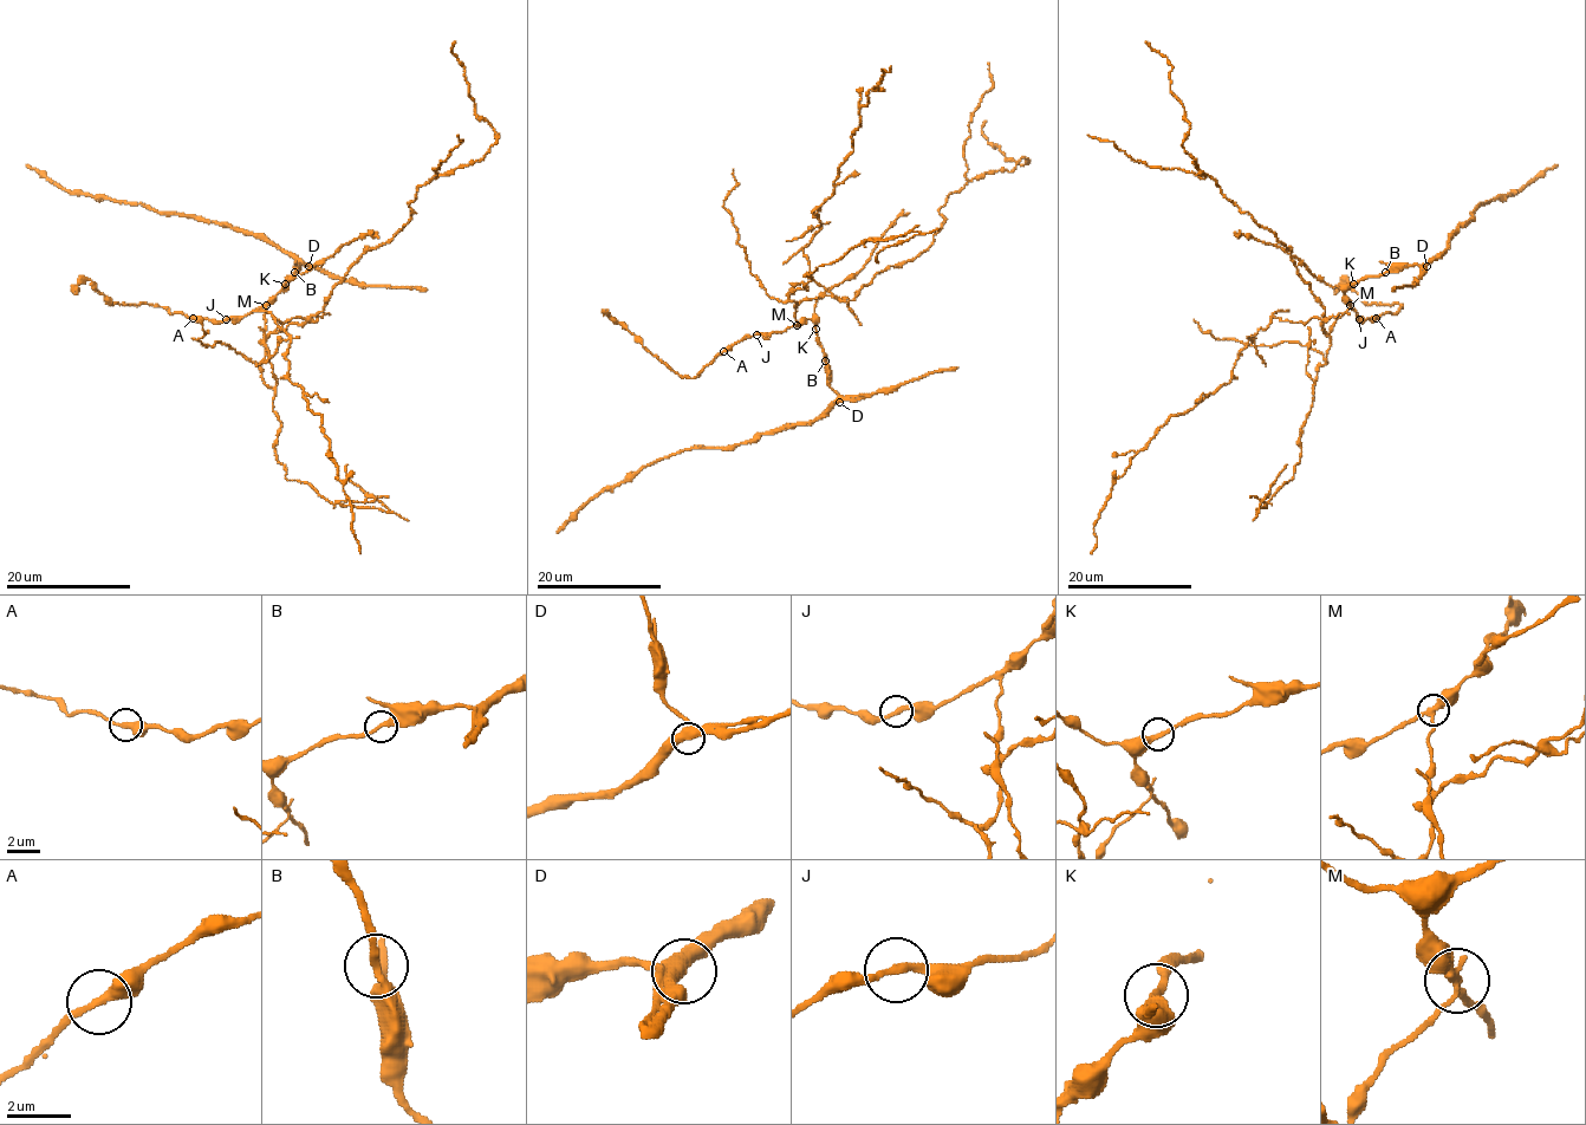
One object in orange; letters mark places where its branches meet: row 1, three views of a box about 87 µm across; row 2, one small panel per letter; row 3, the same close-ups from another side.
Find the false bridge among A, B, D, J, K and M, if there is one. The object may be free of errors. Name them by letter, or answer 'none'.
M

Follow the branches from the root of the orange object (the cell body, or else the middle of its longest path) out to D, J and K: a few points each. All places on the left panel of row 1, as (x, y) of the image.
D: (273, 332), (265, 333), (266, 305), (299, 266), (309, 266)
J: (273, 332), (265, 333), (264, 306), (240, 318), (226, 319)
K: (273, 332), (265, 333), (266, 305), (285, 284)

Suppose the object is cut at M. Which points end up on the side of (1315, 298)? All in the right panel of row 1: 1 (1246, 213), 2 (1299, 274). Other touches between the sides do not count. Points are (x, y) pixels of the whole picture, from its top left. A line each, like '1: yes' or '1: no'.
1: yes
2: yes

